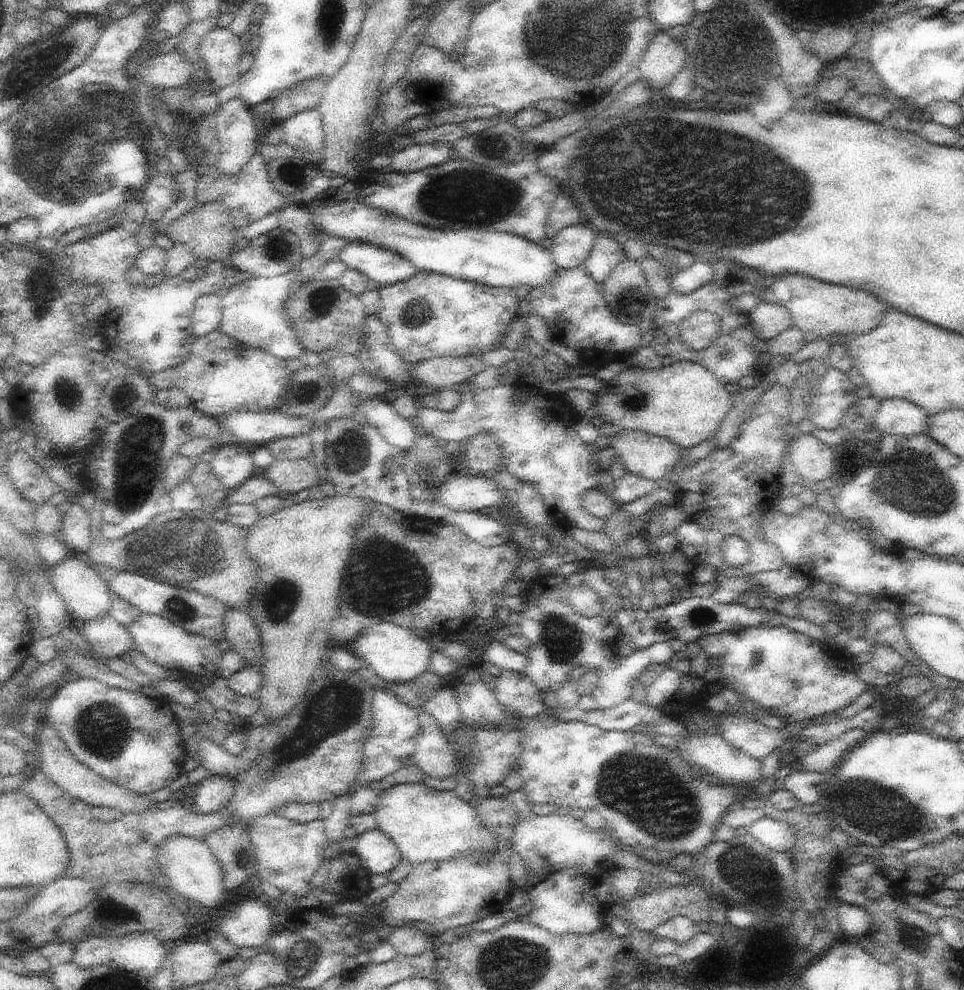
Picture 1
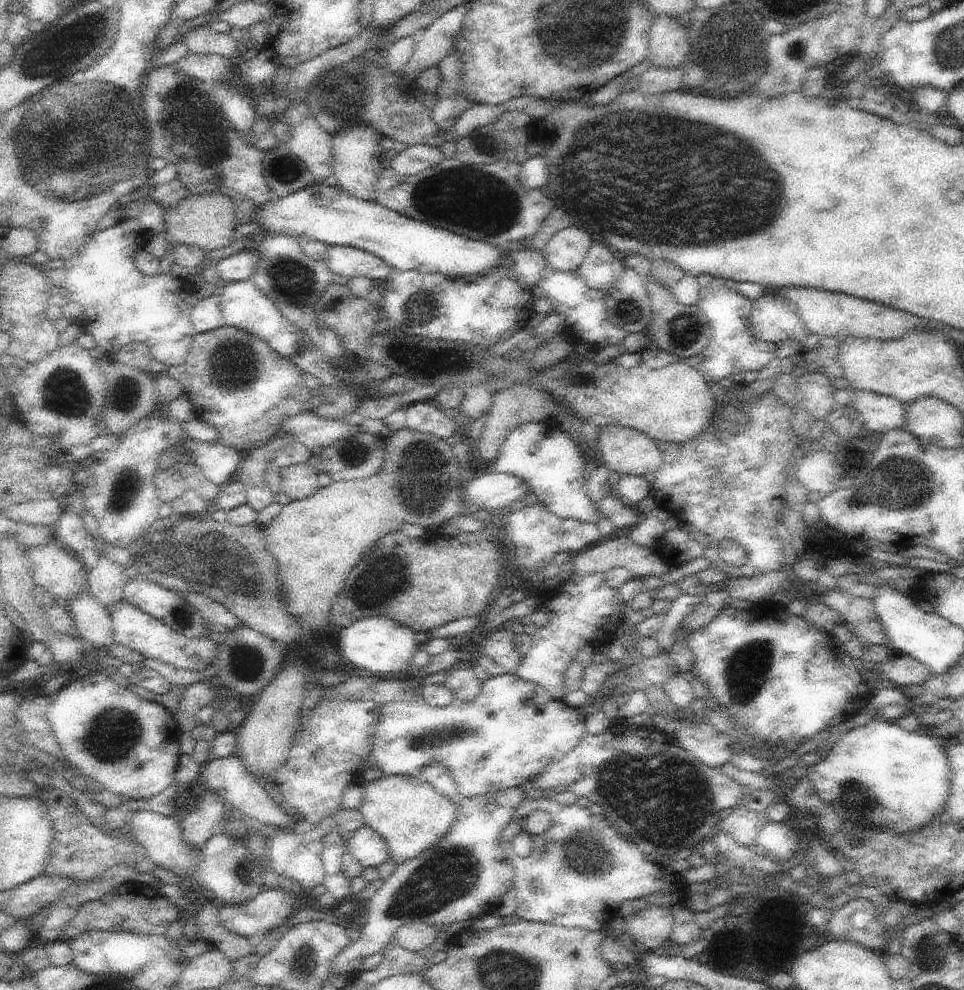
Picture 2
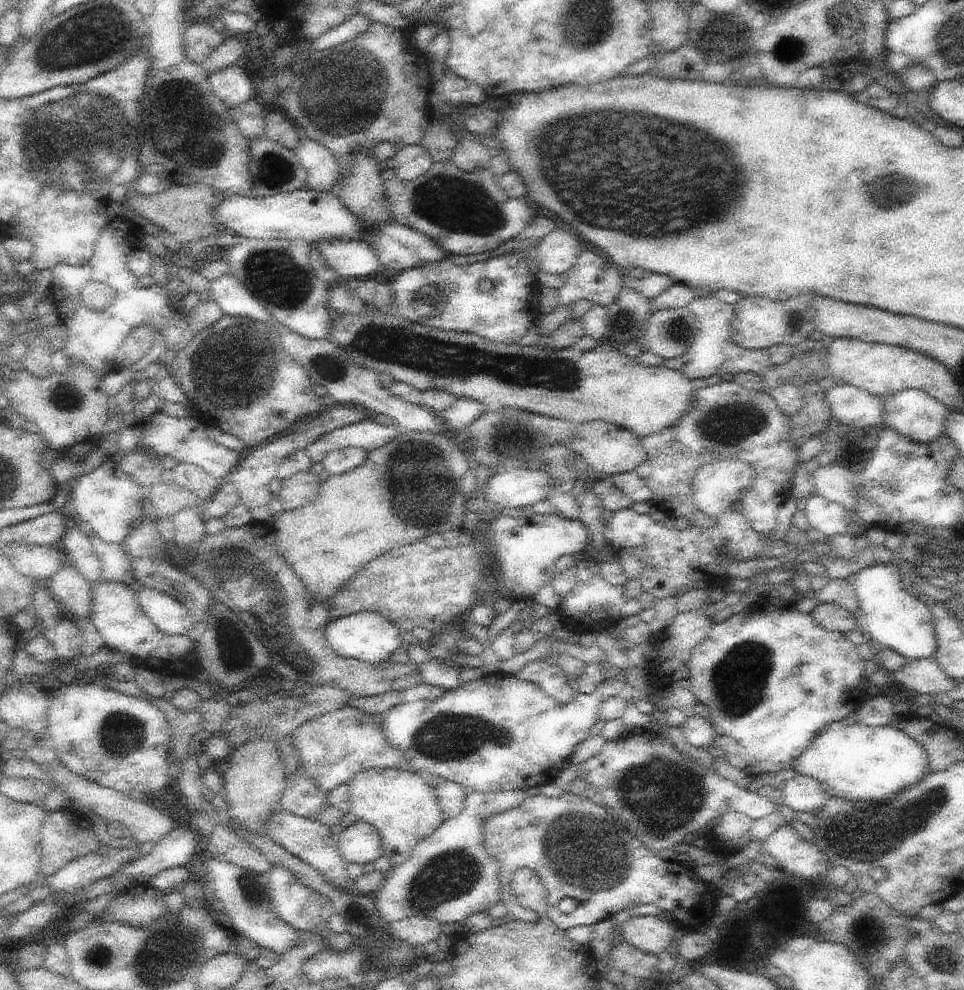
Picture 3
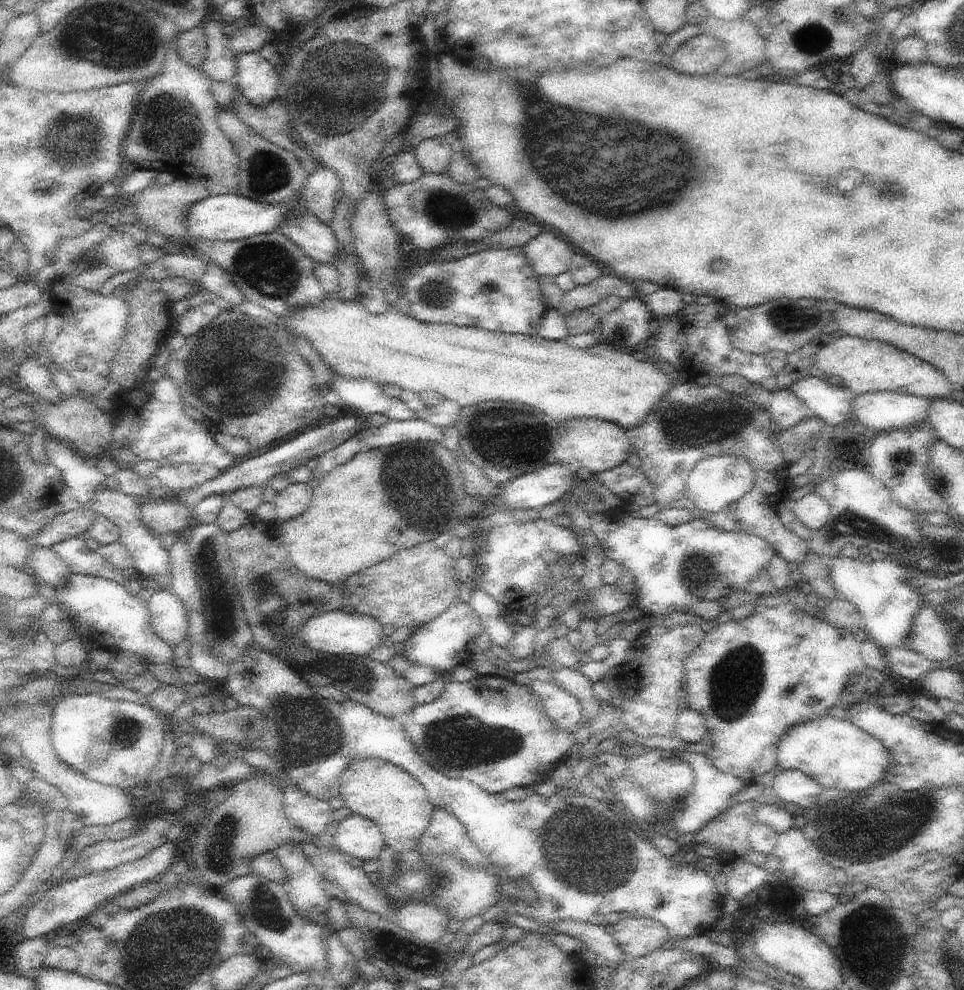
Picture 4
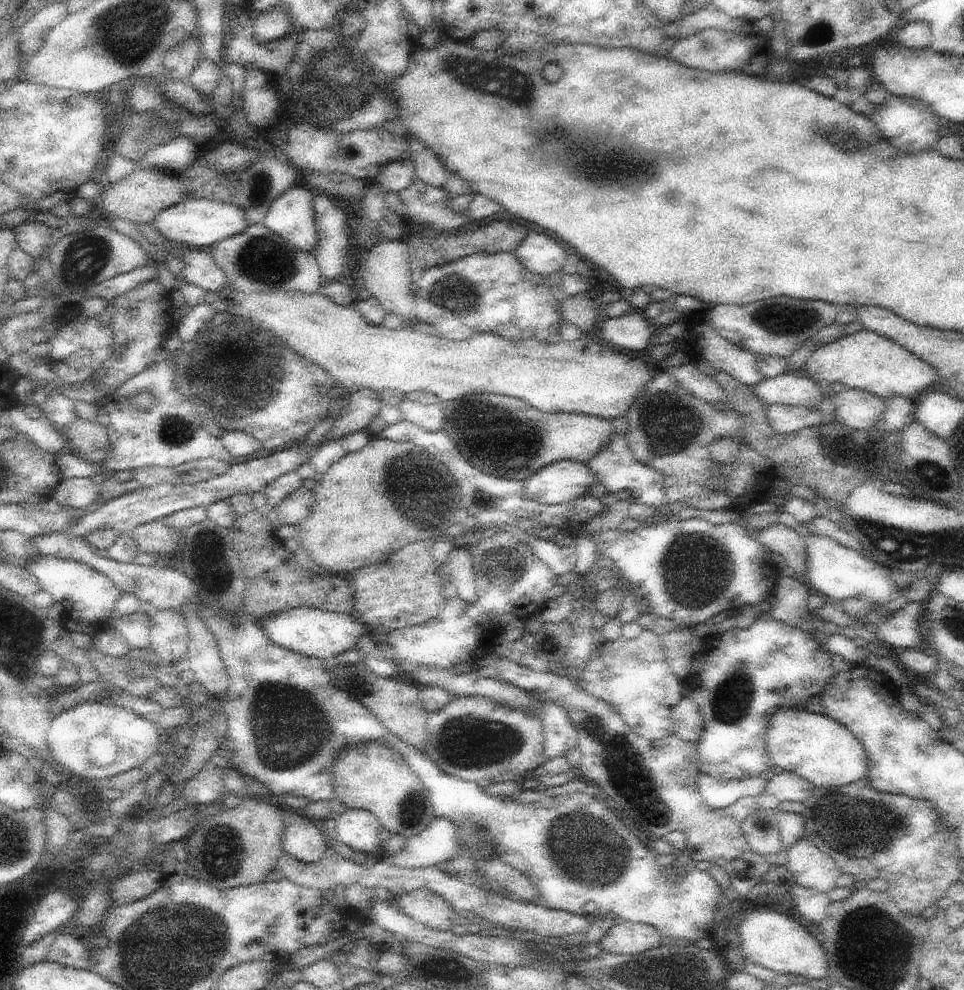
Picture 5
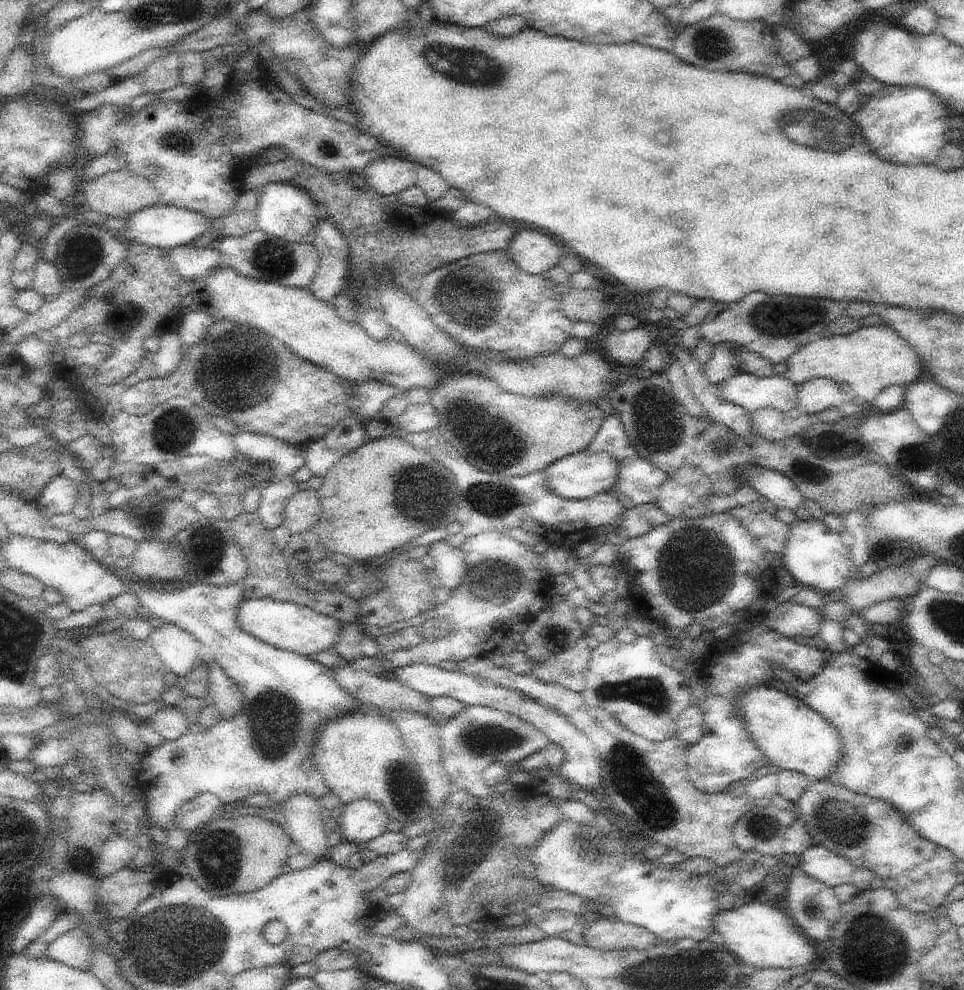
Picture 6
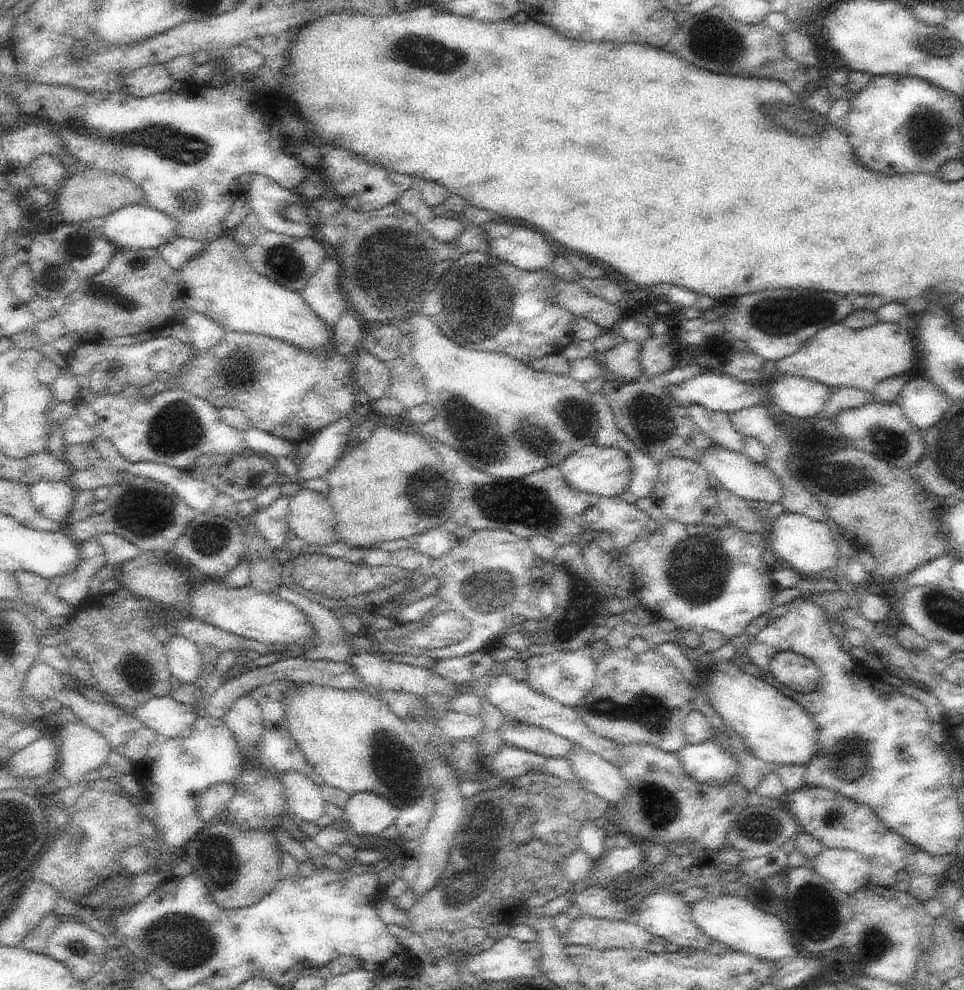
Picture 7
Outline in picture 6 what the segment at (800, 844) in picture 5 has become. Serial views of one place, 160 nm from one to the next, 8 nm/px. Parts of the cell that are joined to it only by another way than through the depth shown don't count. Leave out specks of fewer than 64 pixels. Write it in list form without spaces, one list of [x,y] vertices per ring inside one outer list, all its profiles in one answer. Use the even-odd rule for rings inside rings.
[[[813,845],[800,854],[799,863],[794,870],[802,870],[806,876],[830,886],[840,886],[852,880],[852,874],[858,869],[850,860],[833,854],[824,846]]]

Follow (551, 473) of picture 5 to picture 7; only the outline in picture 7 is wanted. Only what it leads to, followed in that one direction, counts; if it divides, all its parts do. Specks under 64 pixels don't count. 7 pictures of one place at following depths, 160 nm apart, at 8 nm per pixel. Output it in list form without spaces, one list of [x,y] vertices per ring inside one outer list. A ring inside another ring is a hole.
[[[595,443],[570,453],[570,456],[565,458],[559,468],[573,488],[588,494],[599,494],[610,498],[629,490],[633,479],[629,454],[618,447],[603,447]]]

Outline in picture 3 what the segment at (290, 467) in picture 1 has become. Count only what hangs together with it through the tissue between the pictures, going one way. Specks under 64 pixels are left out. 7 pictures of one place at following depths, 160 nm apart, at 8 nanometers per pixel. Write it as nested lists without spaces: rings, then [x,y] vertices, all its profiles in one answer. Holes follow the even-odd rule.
[[[294,472],[282,481],[282,490],[276,496],[282,504],[283,510],[295,510],[310,504],[316,499],[321,489],[319,476],[308,472]]]

